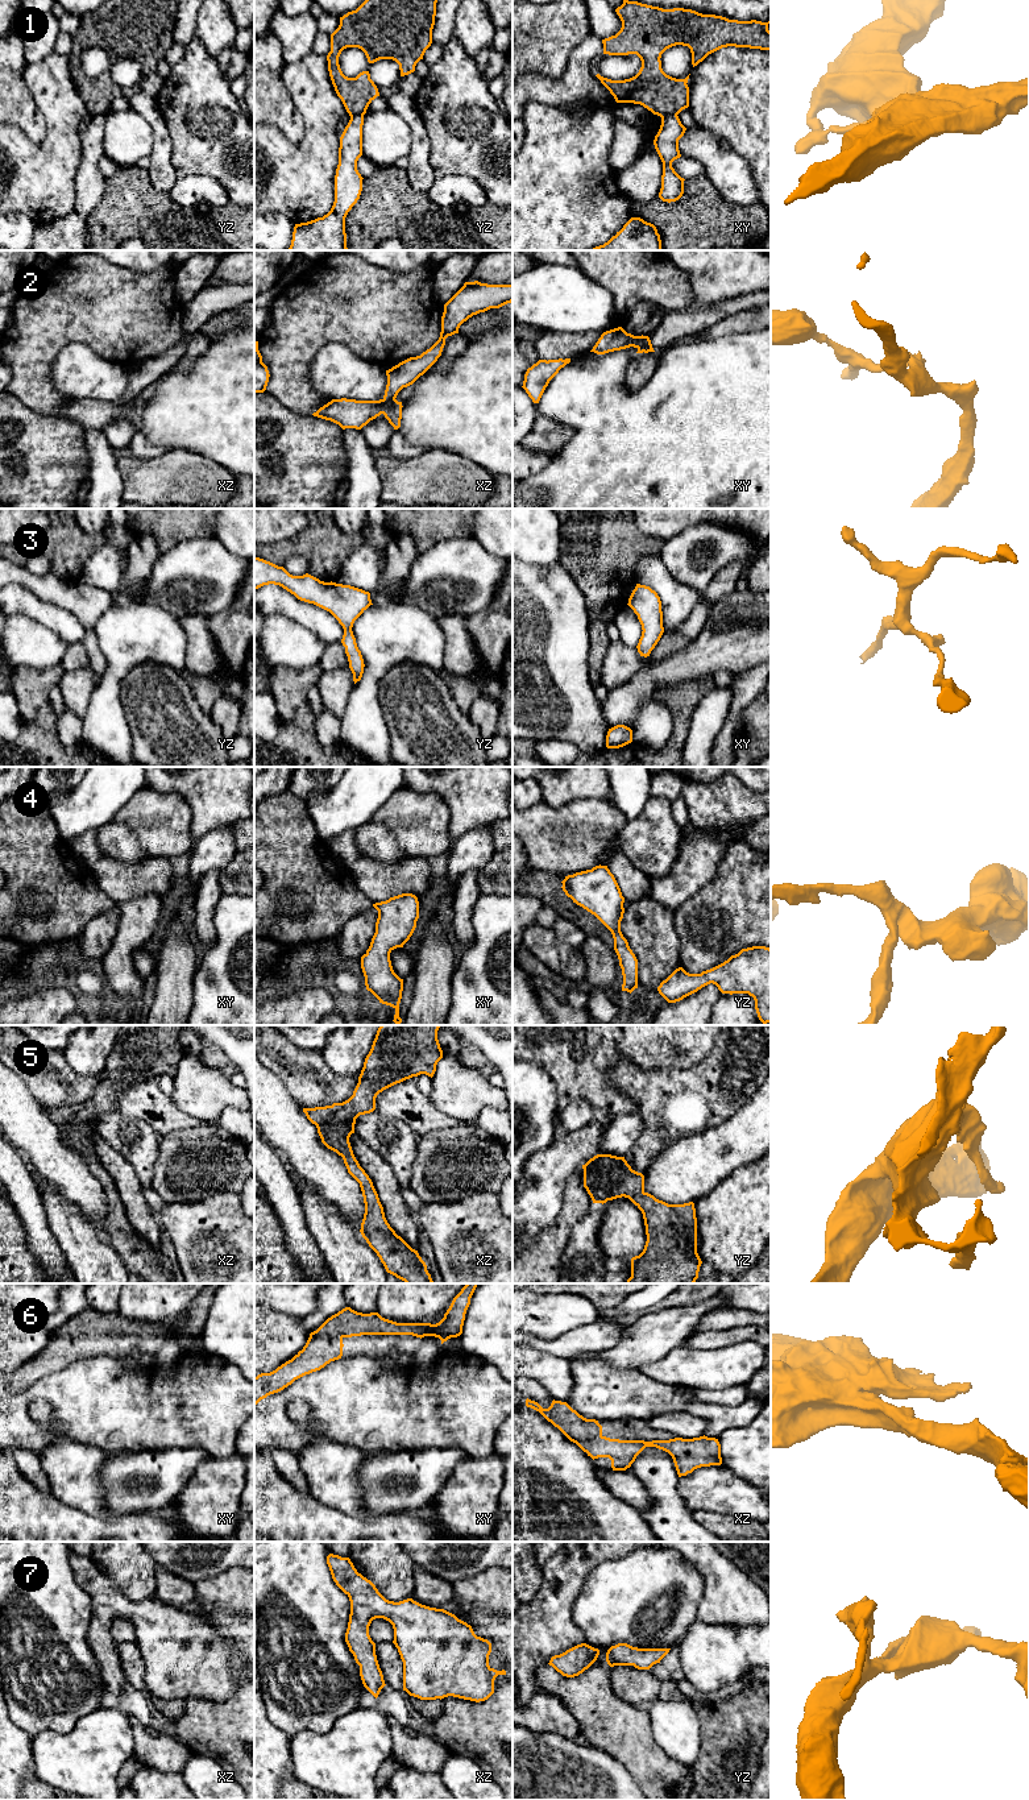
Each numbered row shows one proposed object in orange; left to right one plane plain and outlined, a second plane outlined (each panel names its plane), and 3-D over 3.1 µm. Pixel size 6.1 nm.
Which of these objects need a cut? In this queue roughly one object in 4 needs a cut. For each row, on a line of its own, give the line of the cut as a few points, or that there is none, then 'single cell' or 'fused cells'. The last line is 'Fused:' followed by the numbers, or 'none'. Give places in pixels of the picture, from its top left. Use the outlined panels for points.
1: cut in xy along (676, 115), (666, 115), (662, 119); fused cells
2: cut in xz along (384, 397), (394, 399); fused cells
3: no cut; single cell
4: no cut; single cell
5: no cut; single cell
6: no cut; single cell
7: no cut; single cell
Fused: 1, 2

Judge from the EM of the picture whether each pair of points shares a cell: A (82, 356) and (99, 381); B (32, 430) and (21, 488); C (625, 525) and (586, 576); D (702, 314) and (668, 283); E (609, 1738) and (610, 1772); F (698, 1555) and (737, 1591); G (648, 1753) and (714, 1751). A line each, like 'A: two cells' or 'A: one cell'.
A: one cell
B: one cell
C: one cell
D: two cells
E: two cells
F: one cell
G: two cells

